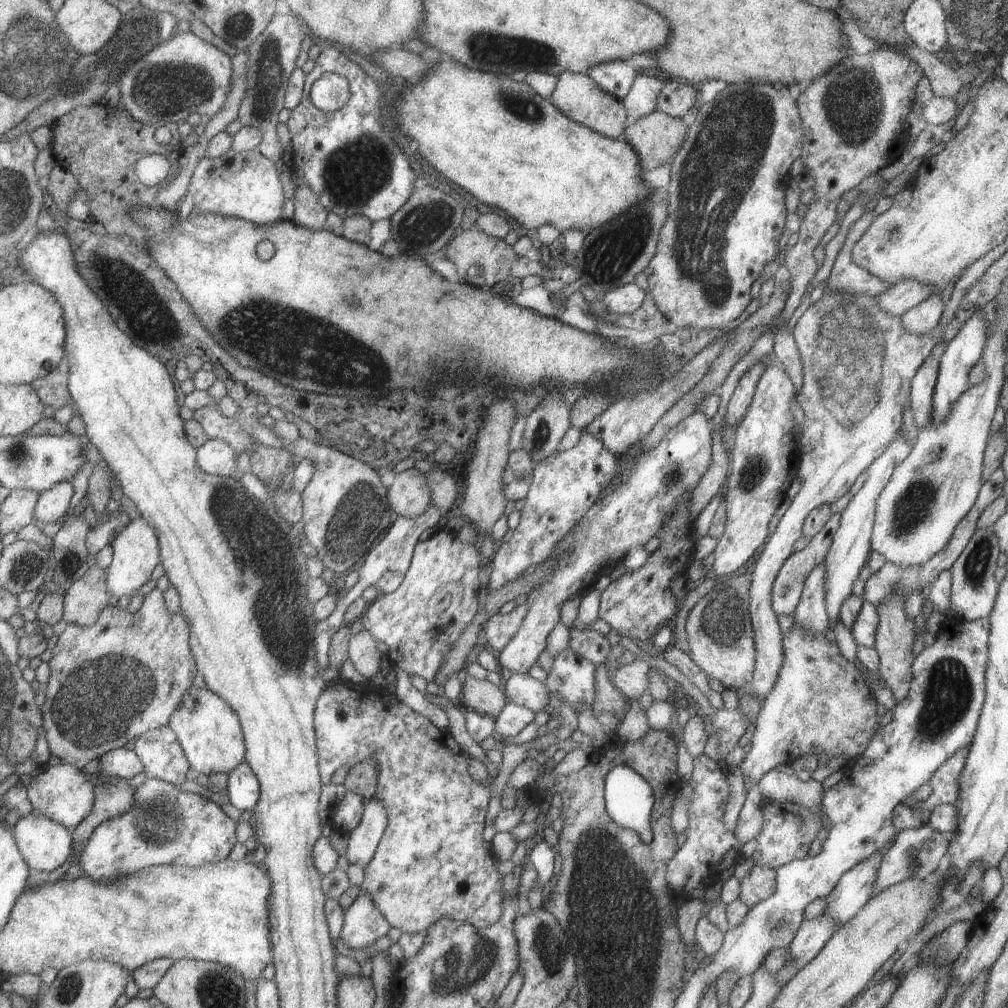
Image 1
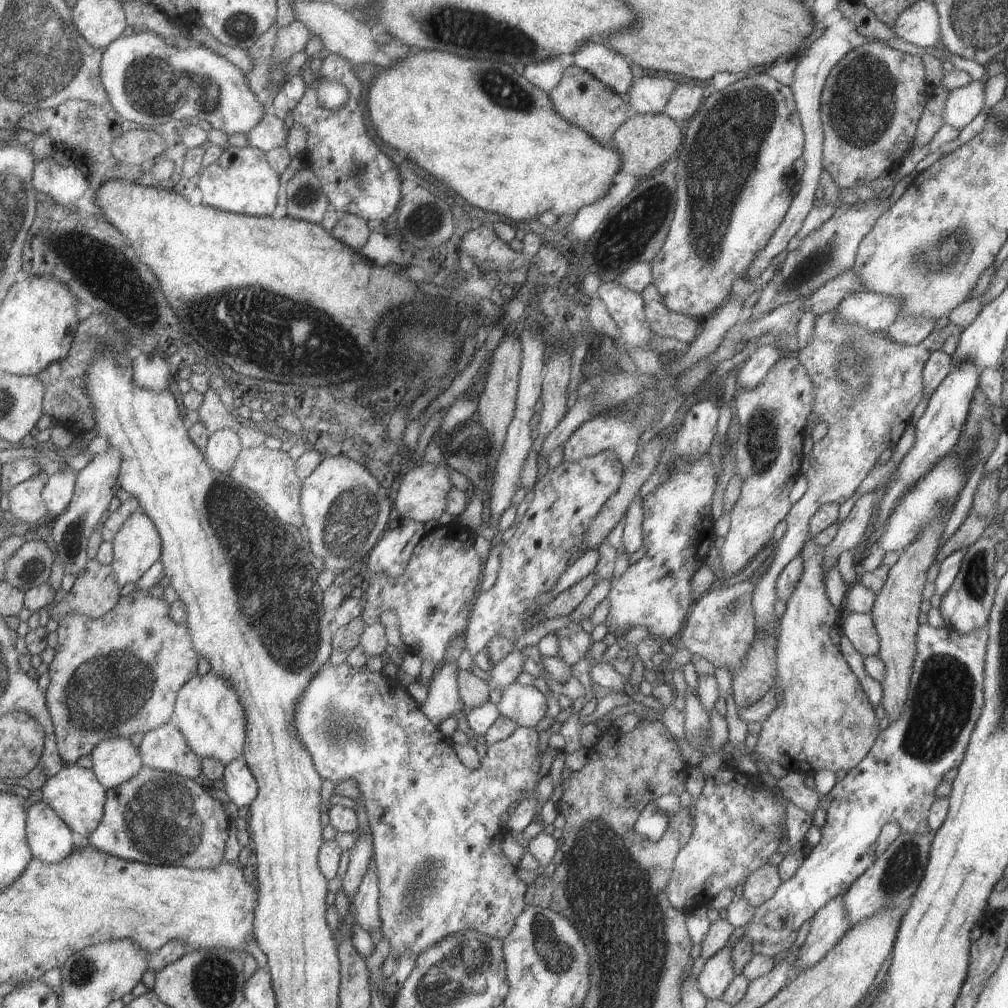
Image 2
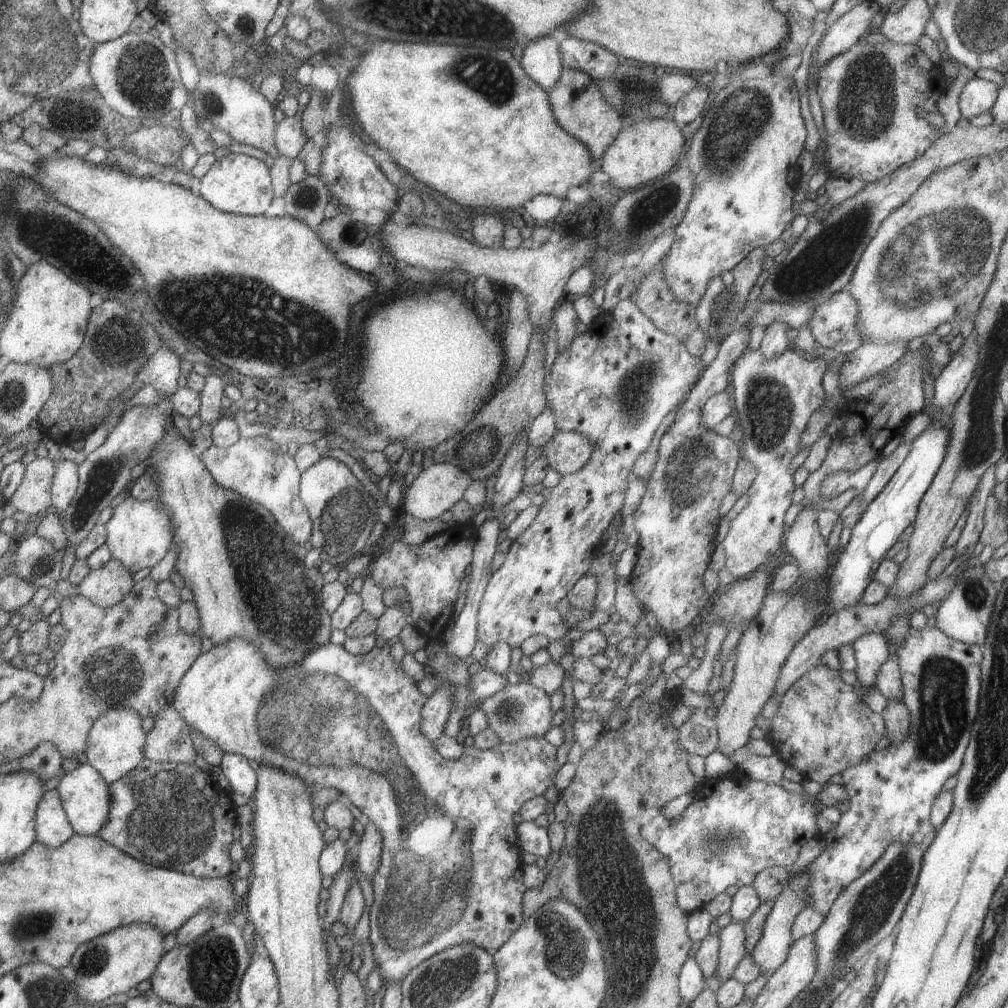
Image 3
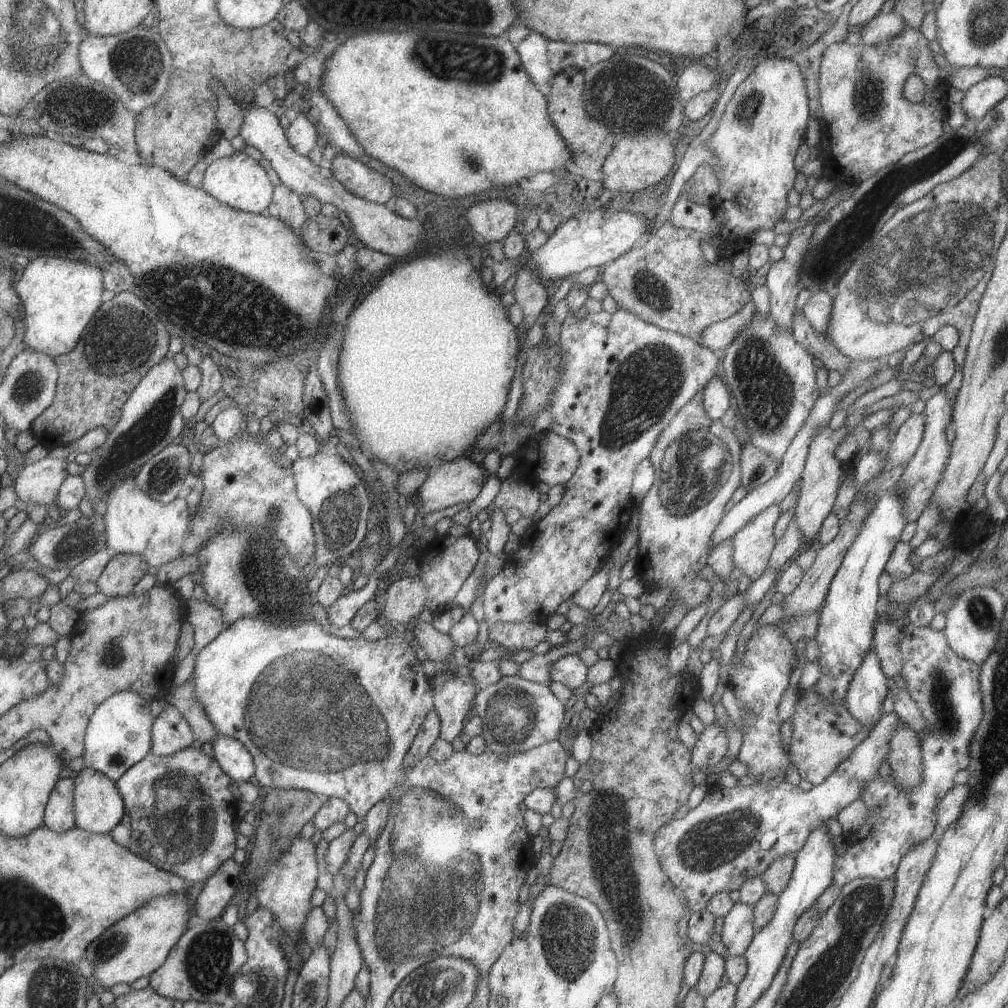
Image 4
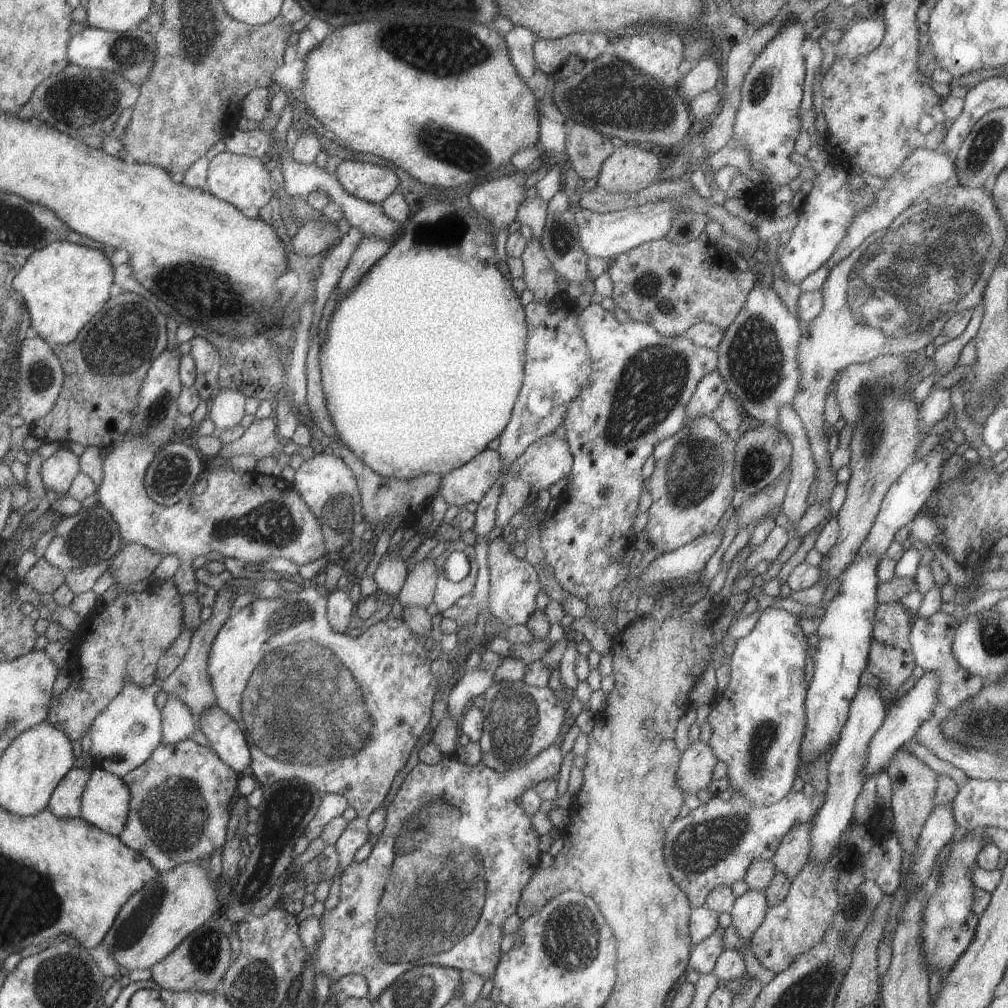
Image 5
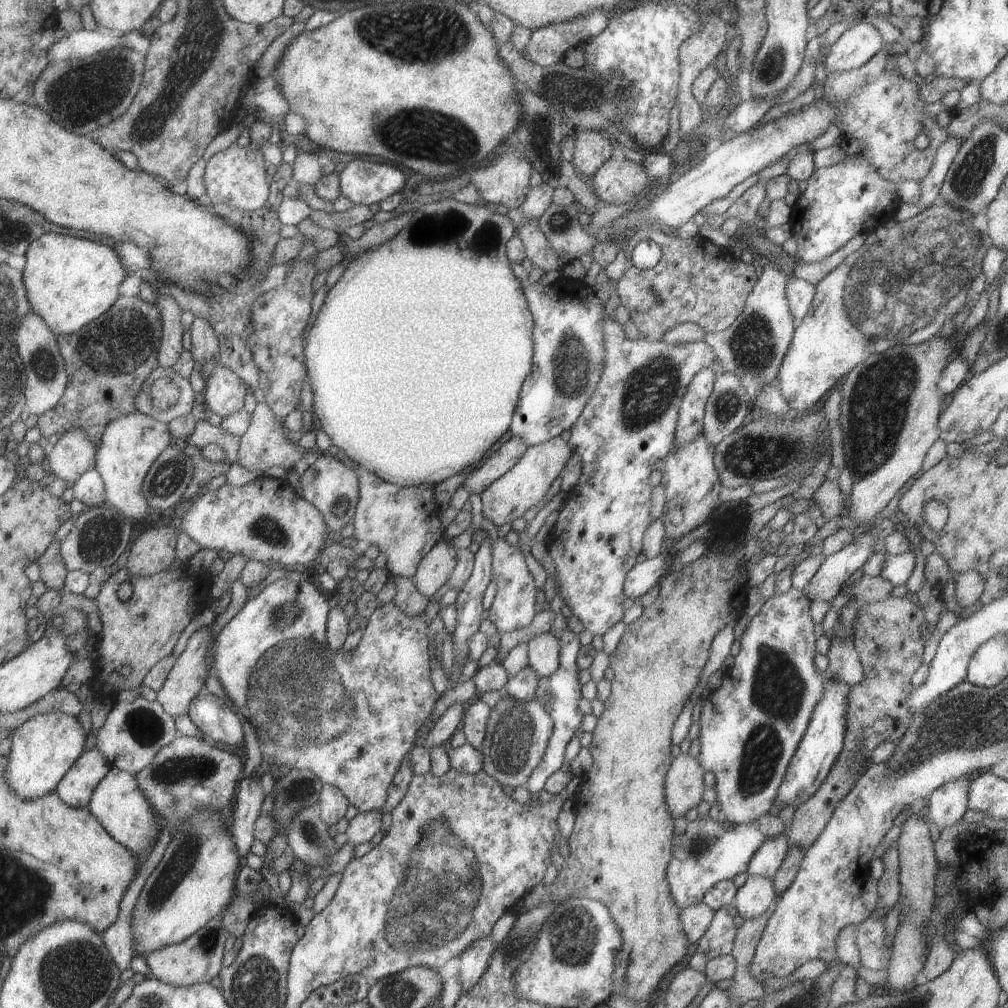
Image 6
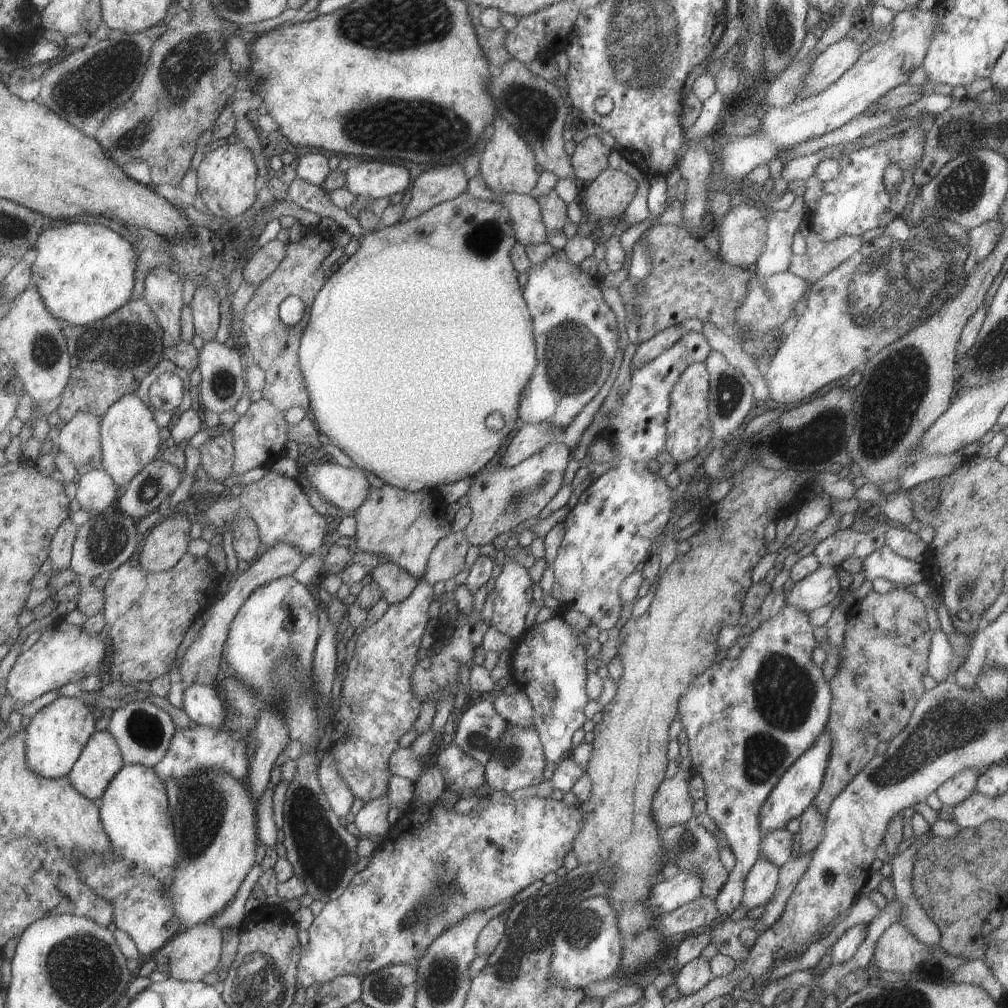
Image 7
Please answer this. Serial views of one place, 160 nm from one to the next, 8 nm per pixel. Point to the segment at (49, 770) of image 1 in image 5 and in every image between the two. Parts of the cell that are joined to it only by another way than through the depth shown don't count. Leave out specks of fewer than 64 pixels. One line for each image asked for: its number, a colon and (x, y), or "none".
2: (76, 796)
3: (84, 796)
4: (98, 807)
5: (104, 803)

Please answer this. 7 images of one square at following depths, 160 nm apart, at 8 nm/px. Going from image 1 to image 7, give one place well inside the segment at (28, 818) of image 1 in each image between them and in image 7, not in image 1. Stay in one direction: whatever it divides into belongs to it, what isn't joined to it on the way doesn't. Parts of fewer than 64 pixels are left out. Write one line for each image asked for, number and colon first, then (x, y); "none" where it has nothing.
2: (49, 838)
3: (52, 828)
4: (58, 815)
5: (64, 802)
6: (75, 788)
7: (99, 761)

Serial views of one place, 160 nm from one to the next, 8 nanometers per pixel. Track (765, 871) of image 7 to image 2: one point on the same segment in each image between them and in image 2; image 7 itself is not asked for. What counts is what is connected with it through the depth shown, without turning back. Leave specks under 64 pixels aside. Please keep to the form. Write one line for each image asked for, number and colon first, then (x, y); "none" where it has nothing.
2: (716, 974)
3: (731, 951)
4: (737, 932)
5: (748, 910)
6: (757, 893)

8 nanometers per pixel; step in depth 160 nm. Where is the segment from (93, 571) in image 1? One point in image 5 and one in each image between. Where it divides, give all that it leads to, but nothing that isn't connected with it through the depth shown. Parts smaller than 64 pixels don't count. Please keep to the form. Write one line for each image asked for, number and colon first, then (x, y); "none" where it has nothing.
2: (94, 591)
3: (107, 586)
4: (123, 570)
5: (133, 562)

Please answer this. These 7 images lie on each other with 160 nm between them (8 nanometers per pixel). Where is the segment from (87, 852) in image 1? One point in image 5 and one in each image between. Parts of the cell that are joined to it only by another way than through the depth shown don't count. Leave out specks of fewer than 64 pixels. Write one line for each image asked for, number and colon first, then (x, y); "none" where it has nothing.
2: (158, 818)
3: (175, 816)
4: (179, 812)
5: (177, 813)

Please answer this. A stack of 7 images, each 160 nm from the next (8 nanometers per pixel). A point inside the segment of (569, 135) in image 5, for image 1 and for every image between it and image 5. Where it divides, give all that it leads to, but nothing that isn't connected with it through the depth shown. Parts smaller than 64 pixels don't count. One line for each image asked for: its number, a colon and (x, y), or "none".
1: (576, 95)
2: (579, 98)
3: (577, 105)
4: (588, 141)

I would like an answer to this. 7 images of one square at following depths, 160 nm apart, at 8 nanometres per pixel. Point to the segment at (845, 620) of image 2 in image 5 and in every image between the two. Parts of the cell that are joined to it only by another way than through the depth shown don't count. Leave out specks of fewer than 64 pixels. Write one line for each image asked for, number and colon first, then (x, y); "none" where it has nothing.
3: (871, 651)
4: (867, 689)
5: (845, 767)

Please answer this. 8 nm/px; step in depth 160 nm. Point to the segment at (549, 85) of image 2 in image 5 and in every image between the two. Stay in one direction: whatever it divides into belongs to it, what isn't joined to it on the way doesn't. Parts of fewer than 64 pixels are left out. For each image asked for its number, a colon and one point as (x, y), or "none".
3: (541, 62)
4: (532, 49)
5: (519, 41)

